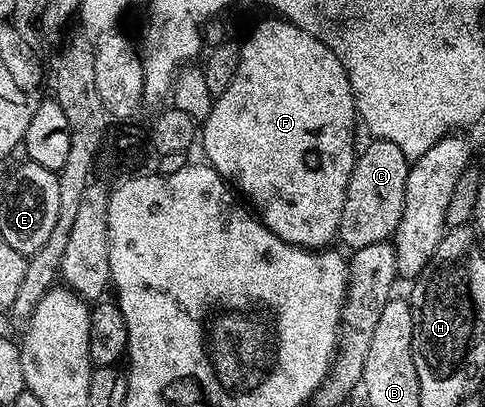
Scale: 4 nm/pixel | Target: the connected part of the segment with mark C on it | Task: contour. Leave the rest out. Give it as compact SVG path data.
M371 140L368 146L358 151L355 167L349 176L349 188L345 192L345 208L341 208L341 224L339 225L338 241L354 252L366 248L369 244L386 242L392 237L401 224L401 212L405 208L405 180L409 176L409 159L397 144L389 144L389 140Z

